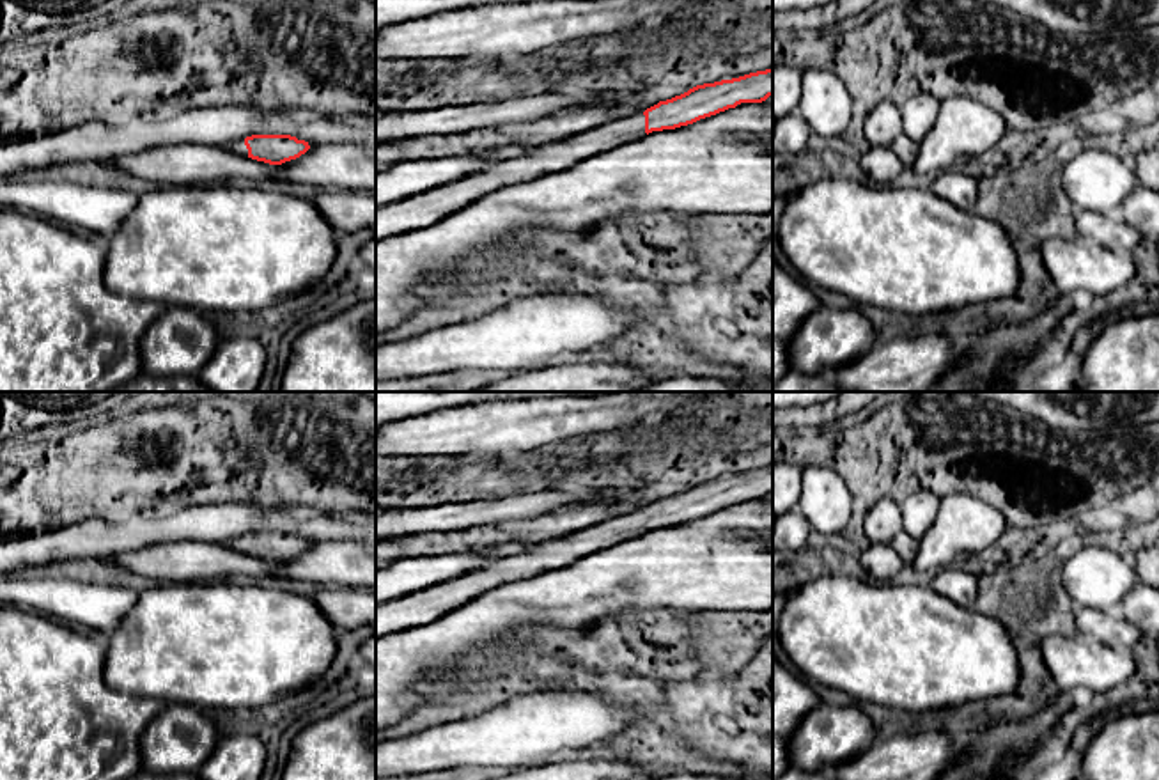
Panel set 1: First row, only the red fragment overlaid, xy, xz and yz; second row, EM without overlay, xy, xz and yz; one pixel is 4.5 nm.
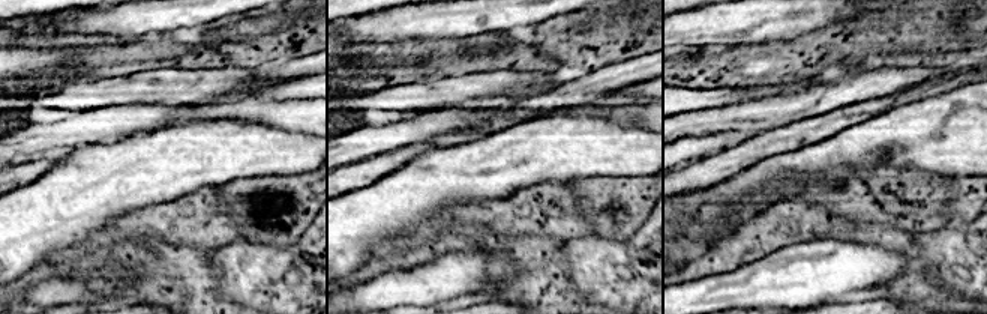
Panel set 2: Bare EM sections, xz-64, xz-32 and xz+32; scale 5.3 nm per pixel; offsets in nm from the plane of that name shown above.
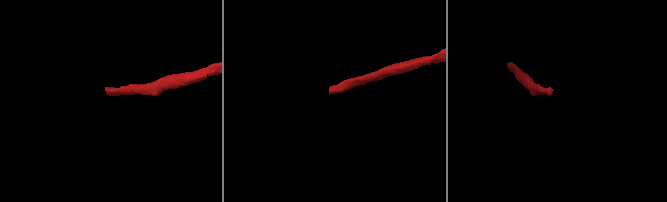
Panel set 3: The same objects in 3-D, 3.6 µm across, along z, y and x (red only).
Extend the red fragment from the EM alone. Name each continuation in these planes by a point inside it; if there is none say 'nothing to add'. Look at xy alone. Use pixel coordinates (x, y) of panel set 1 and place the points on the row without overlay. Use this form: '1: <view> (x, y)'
1: xy (238, 543)

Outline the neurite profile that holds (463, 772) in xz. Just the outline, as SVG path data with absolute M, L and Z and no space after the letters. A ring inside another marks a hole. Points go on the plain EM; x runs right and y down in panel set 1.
M459 766L443 771L425 771L418 775L376 776L376 780L494 780L510 769L500 766Z

